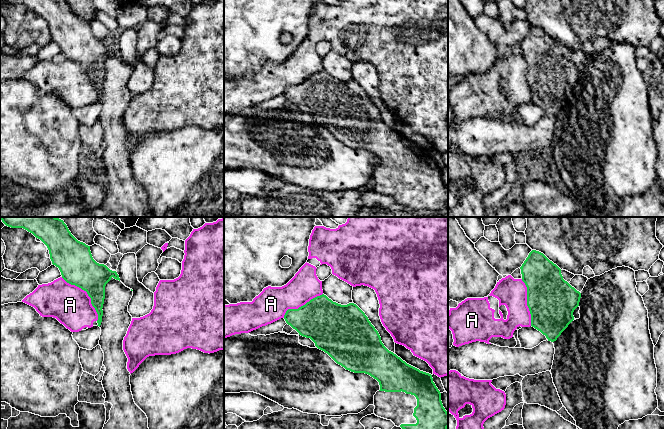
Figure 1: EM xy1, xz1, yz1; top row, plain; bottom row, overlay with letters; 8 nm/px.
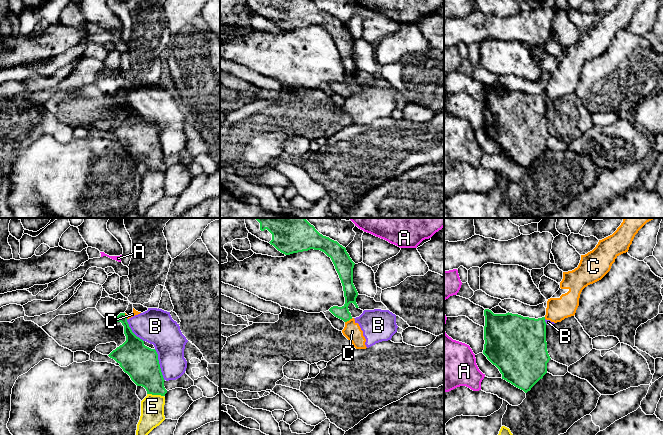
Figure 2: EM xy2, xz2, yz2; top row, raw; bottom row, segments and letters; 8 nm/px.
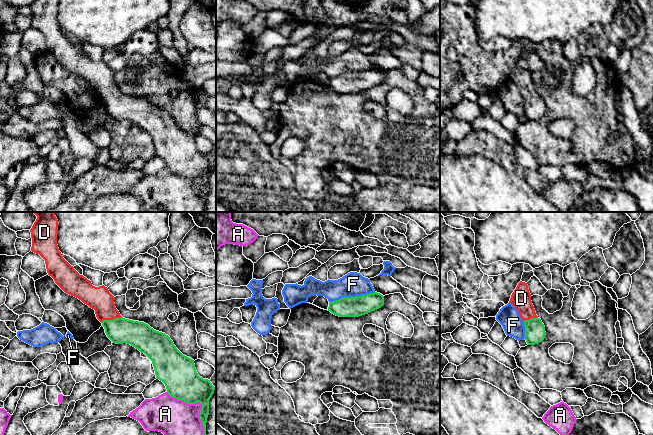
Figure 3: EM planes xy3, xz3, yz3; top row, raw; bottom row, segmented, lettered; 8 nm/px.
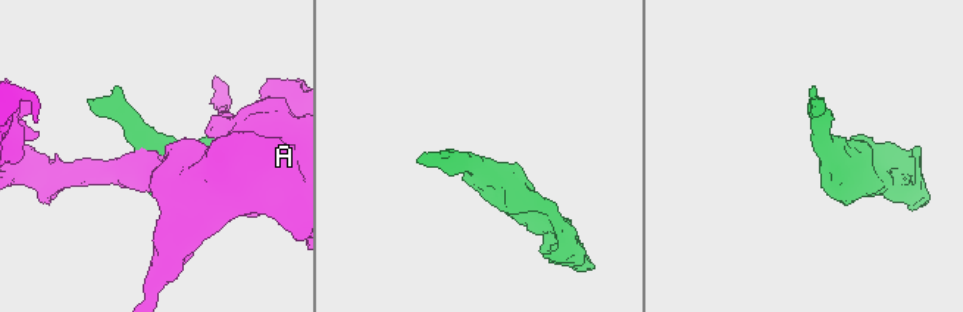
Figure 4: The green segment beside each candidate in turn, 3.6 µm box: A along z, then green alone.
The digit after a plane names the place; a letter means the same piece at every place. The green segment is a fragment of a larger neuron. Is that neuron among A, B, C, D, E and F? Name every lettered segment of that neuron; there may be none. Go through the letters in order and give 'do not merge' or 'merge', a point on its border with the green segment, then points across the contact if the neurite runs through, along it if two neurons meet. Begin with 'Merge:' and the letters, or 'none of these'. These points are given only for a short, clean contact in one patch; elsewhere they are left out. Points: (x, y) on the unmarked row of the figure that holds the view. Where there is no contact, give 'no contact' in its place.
Merge: D
A: do not merge | xy3 (199, 177)
B: do not merge | xy2 (159, 141)
C: do not merge | xz2 (348, 96) | along xz2 (352, 94), (345, 98)
D: merge | xy3 (111, 96) | across xy3 (138, 110), (121, 106), (111, 96), (99, 74)
E: do not merge | xy2 (155, 170) | along xy2 (147, 169), (163, 172)
F: do not merge | xz3 (351, 73) | along xz3 (374, 67), (368, 70), (343, 72), (329, 78)

